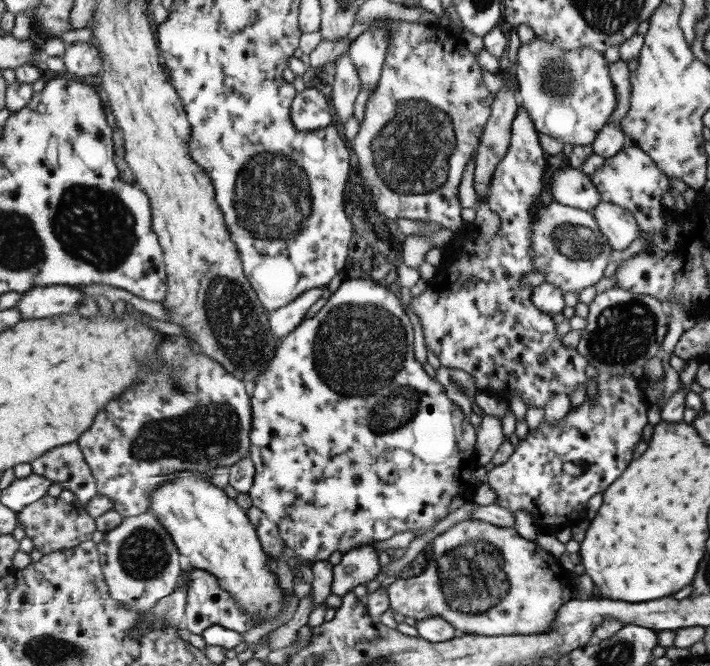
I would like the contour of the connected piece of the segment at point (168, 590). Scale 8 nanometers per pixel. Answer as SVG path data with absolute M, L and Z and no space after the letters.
M151 512L124 518L117 528L104 534L98 549L110 596L140 611L151 611L162 598L175 592L185 571L172 534Z

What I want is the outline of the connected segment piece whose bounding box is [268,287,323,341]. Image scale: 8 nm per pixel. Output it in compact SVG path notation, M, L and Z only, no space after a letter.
M323 287L312 288L301 294L301 298L296 298L289 304L289 306L283 306L268 314L269 324L271 324L271 332L277 340L282 341L285 337L289 336L291 332L295 332L299 325L305 320L306 312L309 312L309 308L319 300L323 298Z

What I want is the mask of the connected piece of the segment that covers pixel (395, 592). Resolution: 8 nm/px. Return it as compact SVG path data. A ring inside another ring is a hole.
M467 519L467 522L462 522L461 524L453 525L451 530L447 530L445 534L437 536L435 538L435 554L445 554L442 557L432 558L428 567L423 571L423 574L419 578L409 578L409 580L396 580L393 582L387 590L389 590L389 596L391 596L391 608L397 612L397 614L402 614L403 616L409 616L415 620L425 620L432 616L445 617L447 622L453 623L455 628L458 628L460 634L480 634L485 636L501 636L501 635L516 635L516 634L545 634L550 631L550 626L555 620L557 613L559 612L561 606L571 599L577 598L576 595L576 580L577 578L573 576L572 570L567 570L563 566L563 562L559 560L559 557L553 556L551 552L543 550L537 541L527 540L522 538L517 534L517 530L514 527L502 527L491 522L485 522L484 520L471 520Z

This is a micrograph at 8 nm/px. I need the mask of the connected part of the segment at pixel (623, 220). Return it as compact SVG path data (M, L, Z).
M601 201L592 213L614 250L625 250L640 237L636 219L622 206Z

